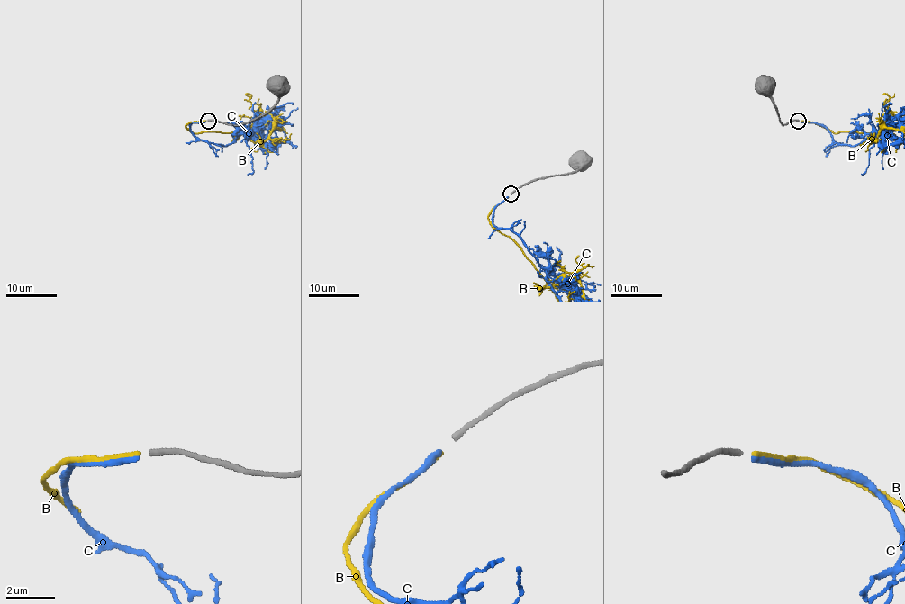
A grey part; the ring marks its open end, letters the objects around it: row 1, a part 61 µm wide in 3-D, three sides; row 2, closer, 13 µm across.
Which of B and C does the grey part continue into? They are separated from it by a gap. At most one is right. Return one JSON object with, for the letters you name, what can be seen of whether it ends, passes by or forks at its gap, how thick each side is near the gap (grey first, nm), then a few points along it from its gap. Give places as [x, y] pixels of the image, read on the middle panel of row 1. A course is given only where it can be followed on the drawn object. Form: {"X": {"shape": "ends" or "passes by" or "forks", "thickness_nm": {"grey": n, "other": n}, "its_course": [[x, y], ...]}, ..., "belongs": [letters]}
{"belongs": []}

